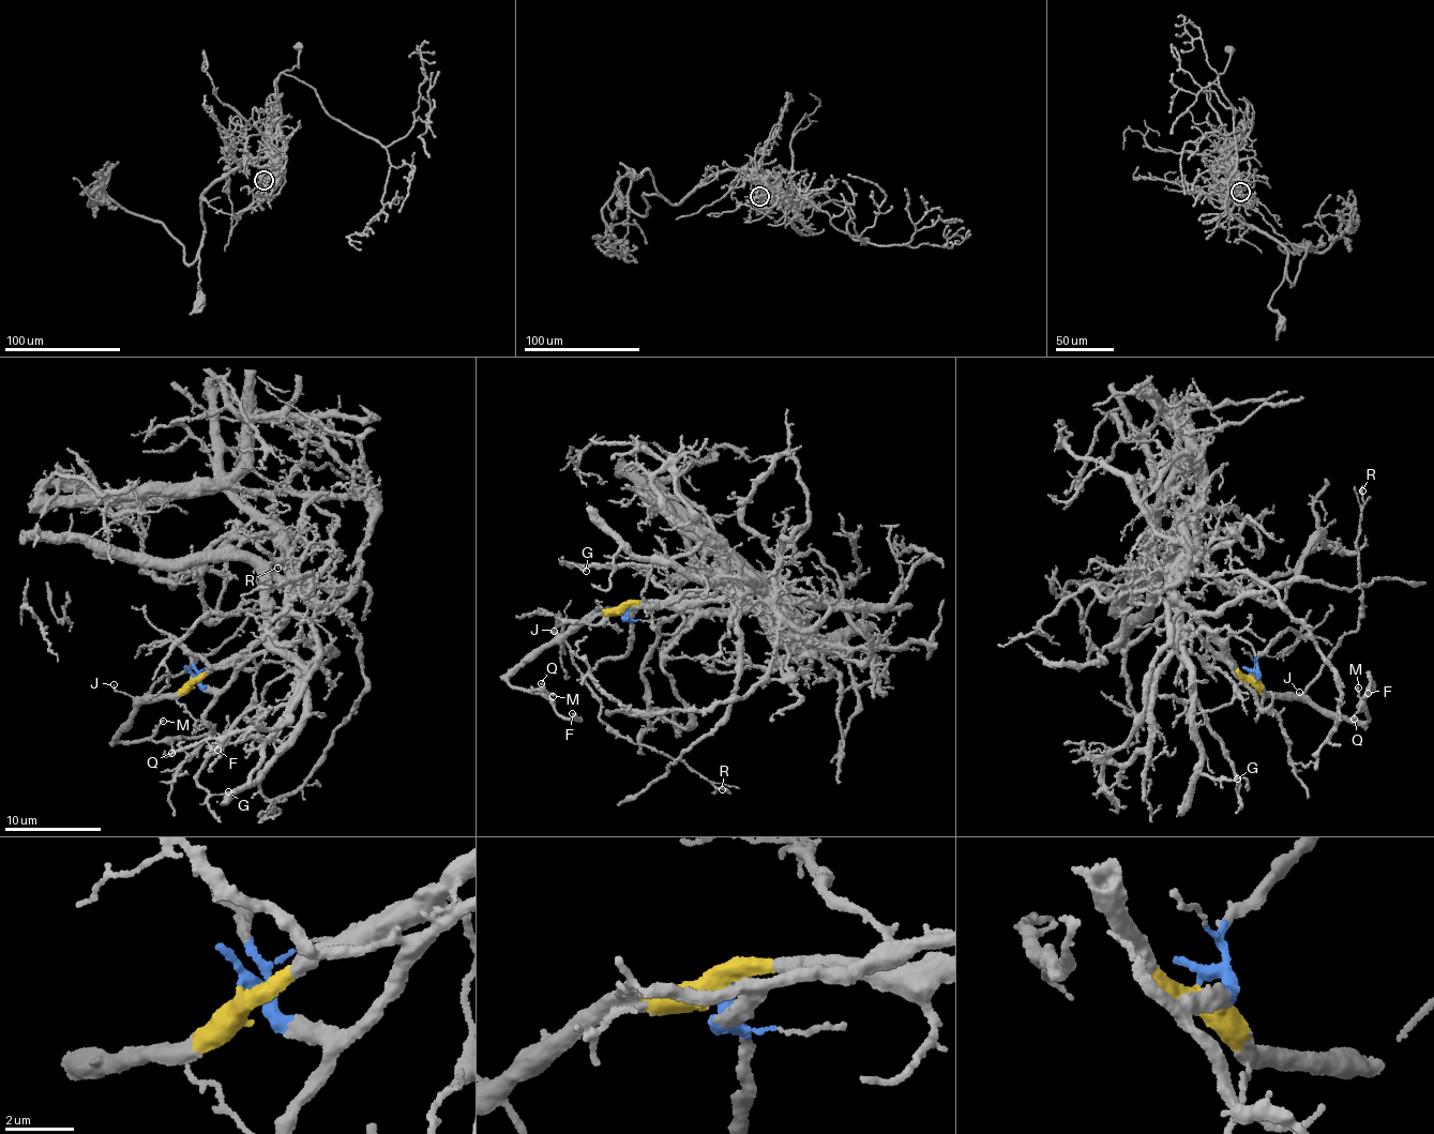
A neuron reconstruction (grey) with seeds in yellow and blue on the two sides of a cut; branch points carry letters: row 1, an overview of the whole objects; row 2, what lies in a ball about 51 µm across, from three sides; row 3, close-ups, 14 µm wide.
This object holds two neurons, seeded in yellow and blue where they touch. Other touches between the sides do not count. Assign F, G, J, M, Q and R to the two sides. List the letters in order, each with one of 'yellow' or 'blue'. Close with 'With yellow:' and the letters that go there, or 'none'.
F: yellow
G: blue
J: yellow
M: yellow
Q: yellow
R: yellow
With yellow: F, J, M, Q, R

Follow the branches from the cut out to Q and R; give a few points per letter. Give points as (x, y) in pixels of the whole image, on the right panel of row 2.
Q: (1249, 675), (1263, 691), (1276, 697), (1301, 701), (1323, 713), (1362, 722), (1368, 716), (1360, 706), (1355, 719)
R: (1249, 675), (1263, 691), (1292, 699), (1301, 694), (1341, 640), (1358, 625), (1362, 601), (1356, 548), (1362, 490)

